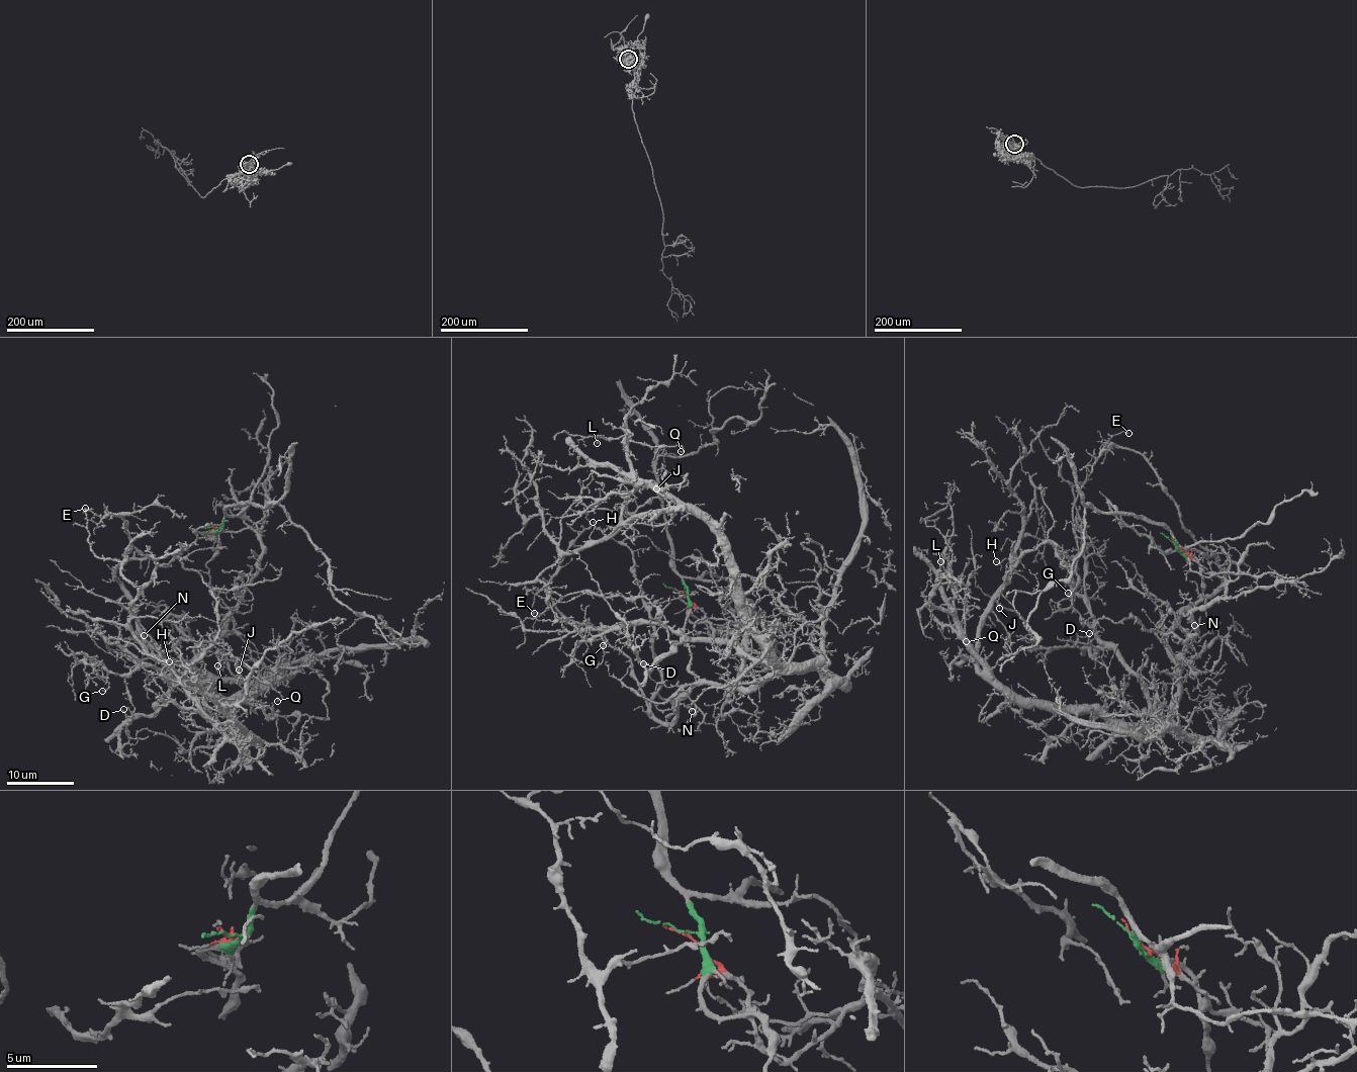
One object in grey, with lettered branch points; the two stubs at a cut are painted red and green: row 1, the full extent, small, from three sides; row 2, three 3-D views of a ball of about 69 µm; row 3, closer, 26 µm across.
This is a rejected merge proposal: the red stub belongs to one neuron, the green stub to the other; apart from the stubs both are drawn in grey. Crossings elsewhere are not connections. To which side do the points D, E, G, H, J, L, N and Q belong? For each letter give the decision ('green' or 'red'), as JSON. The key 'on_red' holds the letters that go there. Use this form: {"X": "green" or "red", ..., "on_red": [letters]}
{"D": "red", "E": "red", "G": "red", "H": "red", "J": "red", "L": "red", "N": "red", "Q": "red", "on_red": ["D", "E", "G", "H", "J", "L", "N", "Q"]}

